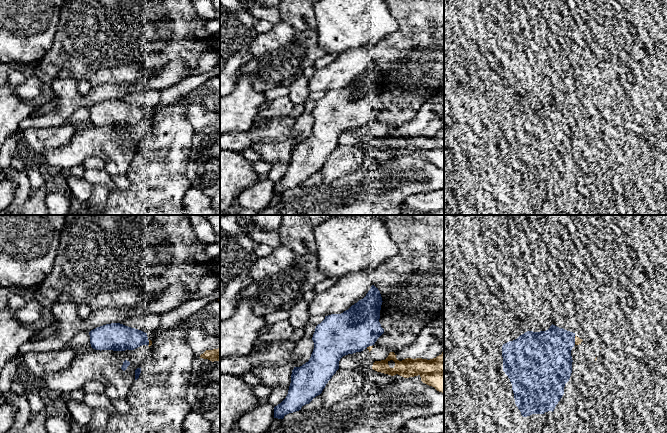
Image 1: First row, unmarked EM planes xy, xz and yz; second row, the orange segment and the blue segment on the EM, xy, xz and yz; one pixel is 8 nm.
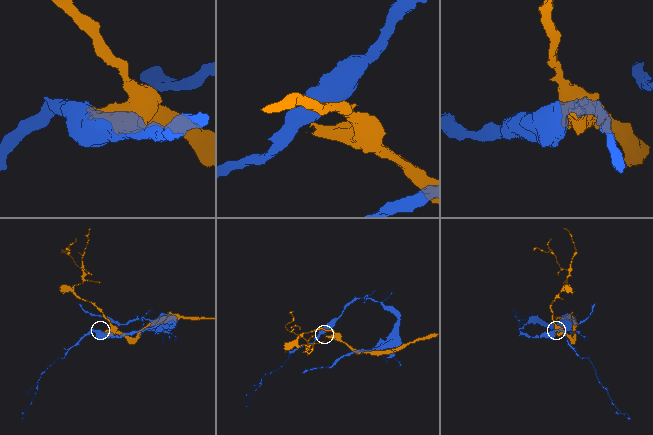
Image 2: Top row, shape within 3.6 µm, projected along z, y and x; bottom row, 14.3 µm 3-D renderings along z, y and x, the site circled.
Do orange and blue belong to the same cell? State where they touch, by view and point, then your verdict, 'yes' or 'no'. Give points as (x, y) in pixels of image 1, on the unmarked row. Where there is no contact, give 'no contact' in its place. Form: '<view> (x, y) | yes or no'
yz (575, 116) | no

